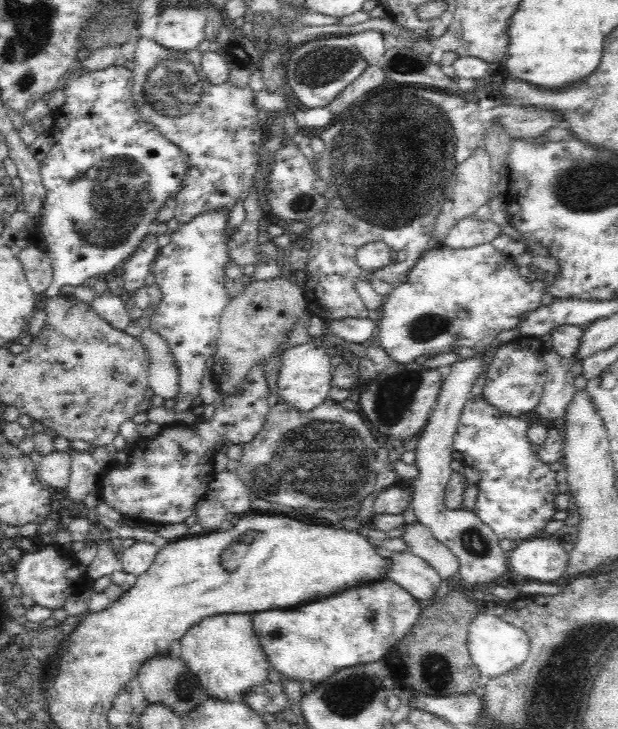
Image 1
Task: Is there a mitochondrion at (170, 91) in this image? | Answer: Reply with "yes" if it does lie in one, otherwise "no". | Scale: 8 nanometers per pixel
yes

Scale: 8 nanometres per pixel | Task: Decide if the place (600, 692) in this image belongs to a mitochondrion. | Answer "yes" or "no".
no

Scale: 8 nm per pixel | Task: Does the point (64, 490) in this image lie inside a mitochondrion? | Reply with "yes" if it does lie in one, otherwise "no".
no

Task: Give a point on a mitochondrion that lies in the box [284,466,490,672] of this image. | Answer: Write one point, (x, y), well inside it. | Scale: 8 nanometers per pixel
(370, 617)

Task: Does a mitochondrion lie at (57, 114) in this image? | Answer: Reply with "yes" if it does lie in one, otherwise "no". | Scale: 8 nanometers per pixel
no

